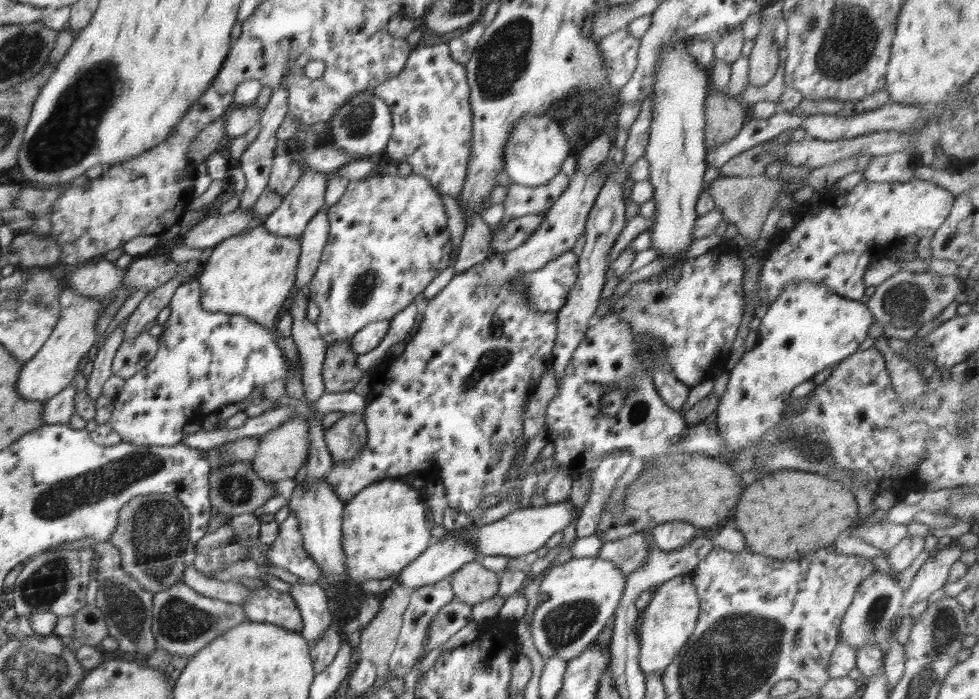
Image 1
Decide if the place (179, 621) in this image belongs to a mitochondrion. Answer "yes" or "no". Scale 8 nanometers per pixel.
yes

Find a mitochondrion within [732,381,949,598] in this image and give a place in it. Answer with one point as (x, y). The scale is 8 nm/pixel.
(806, 443)

